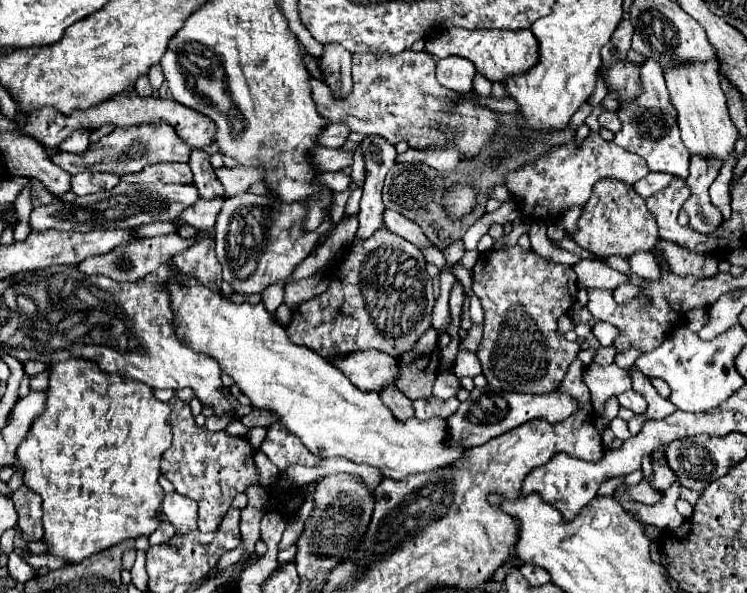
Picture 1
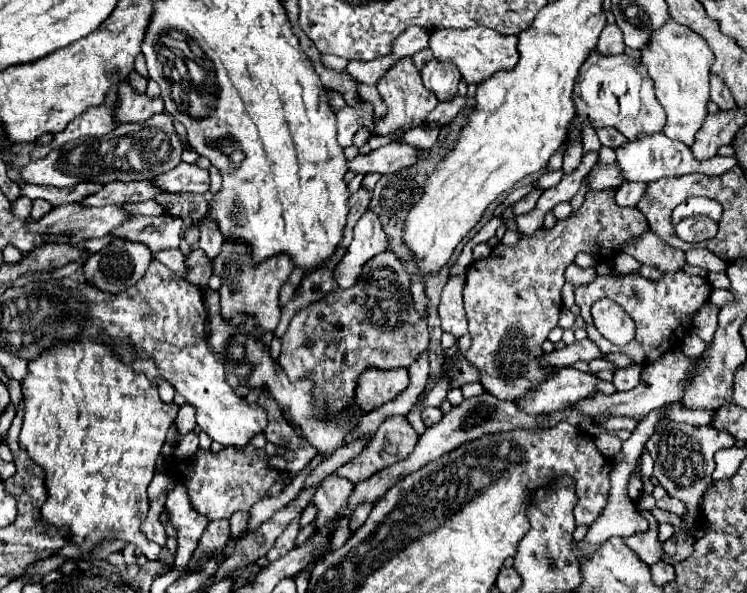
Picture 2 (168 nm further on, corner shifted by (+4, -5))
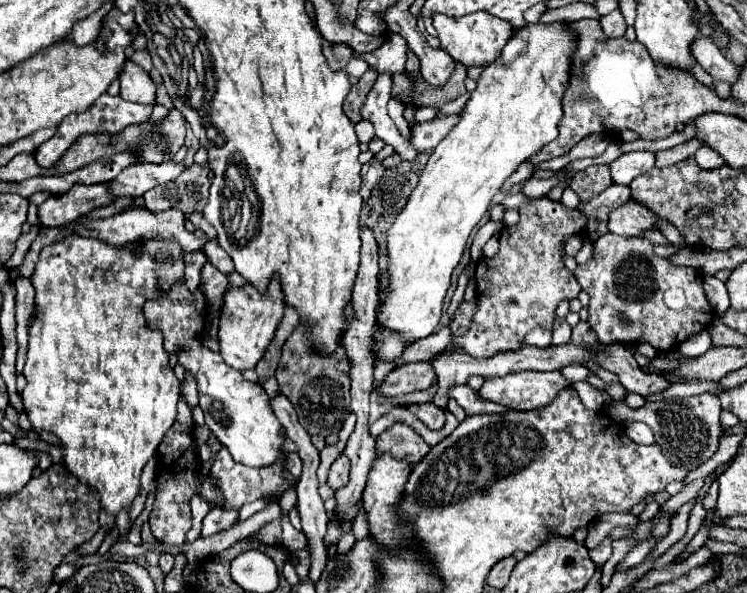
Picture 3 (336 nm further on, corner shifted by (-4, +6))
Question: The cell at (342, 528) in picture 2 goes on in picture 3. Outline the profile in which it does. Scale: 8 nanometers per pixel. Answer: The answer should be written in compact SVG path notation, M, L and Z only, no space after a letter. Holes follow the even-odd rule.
M339 455L339 457L335 459L335 463L331 465L331 469L329 469L327 485L329 485L333 491L337 491L337 489L341 489L343 485L347 485L347 481L349 481L349 459L347 459L345 455Z

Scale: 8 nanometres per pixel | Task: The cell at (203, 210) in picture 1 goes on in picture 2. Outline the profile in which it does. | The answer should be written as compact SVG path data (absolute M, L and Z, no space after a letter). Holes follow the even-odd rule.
M139 216L135 220L129 220L127 224L121 224L111 232L115 238L141 242L151 248L151 254L159 250L179 248L183 232L183 220L171 218L171 216Z

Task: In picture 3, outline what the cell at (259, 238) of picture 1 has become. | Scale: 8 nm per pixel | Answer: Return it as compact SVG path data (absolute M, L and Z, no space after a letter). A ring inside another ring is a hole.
M277 275L271 277L265 293L261 293L251 283L245 283L243 287L229 287L223 299L219 319L219 353L225 359L225 363L239 371L253 369L257 361L263 357L265 349L269 347L283 319L283 311L285 311L283 289Z

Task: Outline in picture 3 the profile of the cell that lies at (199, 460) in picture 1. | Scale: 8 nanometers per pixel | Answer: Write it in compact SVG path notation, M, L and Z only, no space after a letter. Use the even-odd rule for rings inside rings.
M222 446L215 456L209 475L219 481L217 489L223 493L223 509L235 509L237 511L245 503L251 503L251 501L257 501L257 499L269 497L269 495L281 495L285 489L289 489L289 481L279 477L279 475L283 475L281 463L273 463L273 465L265 465L265 467L247 467L247 465L235 463L225 446Z

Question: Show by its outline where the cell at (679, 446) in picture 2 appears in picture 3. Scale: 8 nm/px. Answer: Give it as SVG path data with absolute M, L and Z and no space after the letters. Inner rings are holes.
M703 393L695 397L677 397L677 399L663 399L641 409L631 409L623 401L611 401L607 407L607 415L613 421L629 425L633 421L643 421L651 427L657 445L663 449L663 455L671 461L671 465L685 467L687 471L697 469L701 463L711 459L717 449L719 441L725 435L725 429L719 421L721 415L721 401L717 395Z

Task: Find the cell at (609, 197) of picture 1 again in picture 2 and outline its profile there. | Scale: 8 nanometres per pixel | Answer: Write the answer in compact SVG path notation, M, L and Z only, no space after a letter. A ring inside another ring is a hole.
M609 188L603 192L589 192L585 194L581 208L575 210L569 218L559 220L551 230L539 228L535 234L523 234L517 246L505 246L503 242L499 242L489 258L473 262L469 266L467 284L463 290L467 320L471 320L471 348L467 352L467 360L475 368L479 368L481 384L487 392L491 392L499 400L515 400L537 386L543 378L547 378L547 374L551 374L551 370L543 372L539 368L539 356L543 354L541 344L547 340L549 330L555 328L559 320L563 306L561 288L565 284L565 268L579 252L596 256L605 252L605 258L613 258L623 250L627 240L643 234L645 228L649 228L647 220L637 208L619 208L615 204L615 190Z

